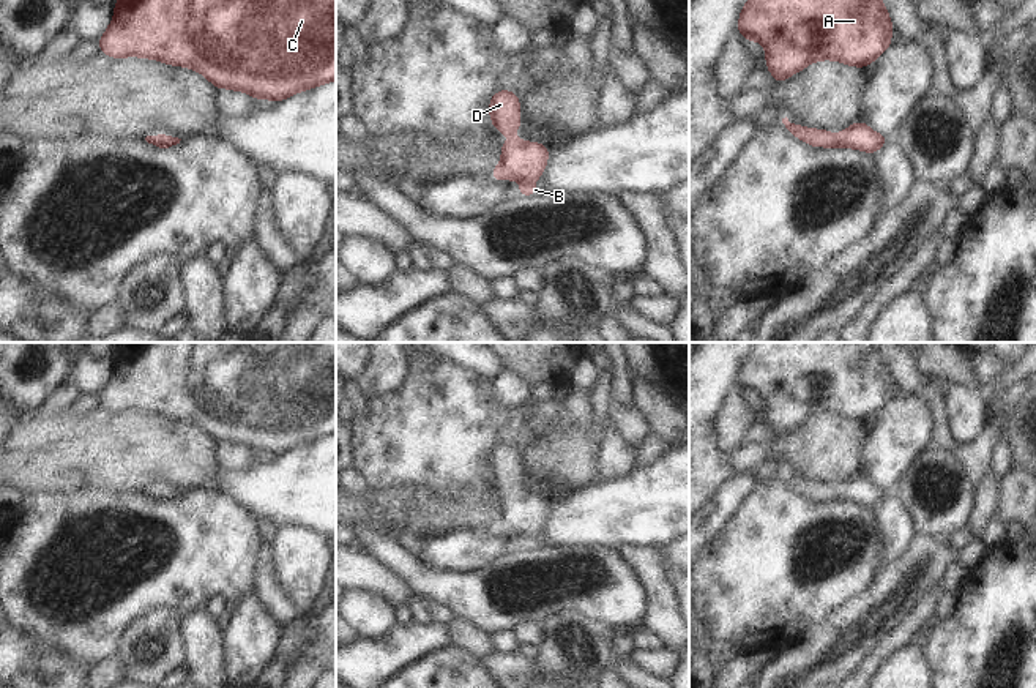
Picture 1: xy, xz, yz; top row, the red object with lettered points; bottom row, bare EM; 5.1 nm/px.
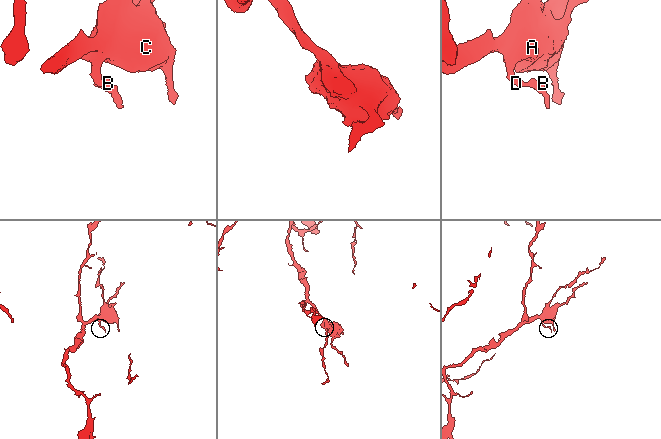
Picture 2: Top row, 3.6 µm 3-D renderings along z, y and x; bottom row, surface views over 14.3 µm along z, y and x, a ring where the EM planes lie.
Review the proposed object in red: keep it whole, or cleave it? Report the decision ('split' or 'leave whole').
leave whole

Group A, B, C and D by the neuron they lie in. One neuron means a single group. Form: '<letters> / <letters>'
A B C D

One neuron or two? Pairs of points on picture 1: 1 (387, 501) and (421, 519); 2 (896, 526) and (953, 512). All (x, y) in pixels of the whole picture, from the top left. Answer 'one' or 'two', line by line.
1: one
2: two

